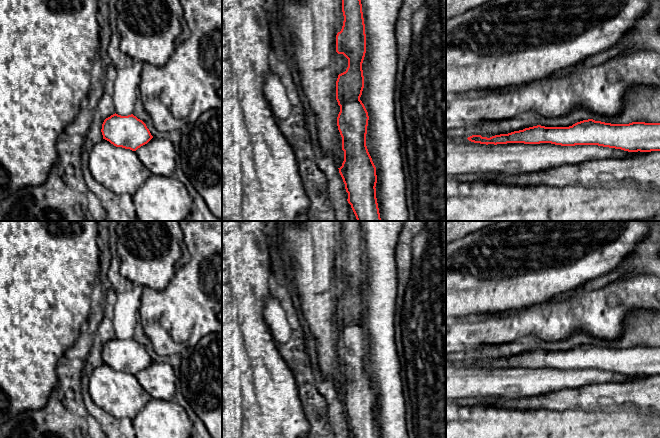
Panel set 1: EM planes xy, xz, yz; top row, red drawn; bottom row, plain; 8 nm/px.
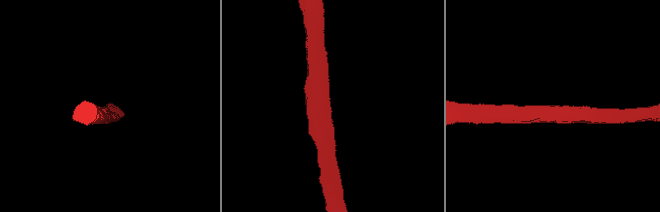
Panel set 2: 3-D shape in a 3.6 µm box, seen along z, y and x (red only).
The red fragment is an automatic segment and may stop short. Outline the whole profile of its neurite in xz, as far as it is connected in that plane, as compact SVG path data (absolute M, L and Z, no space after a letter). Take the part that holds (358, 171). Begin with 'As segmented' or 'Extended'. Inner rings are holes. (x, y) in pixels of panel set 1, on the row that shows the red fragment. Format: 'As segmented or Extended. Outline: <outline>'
As segmented. Outline: M342 0L344 16L343 26L336 35L336 52L348 59L345 72L338 75L336 81L336 100L340 106L337 117L337 126L342 137L344 161L339 173L348 193L348 203L356 216L357 221L381 221L376 198L376 167L366 146L368 126L368 112L360 100L364 88L362 63L366 53L366 34L361 0Z

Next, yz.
As segmented. Outline: M588 119L569 127L537 125L490 138L472 135L467 139L486 145L551 143L561 146L598 145L628 152L651 152L660 151L660 123L611 124Z

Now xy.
As segmented. Outline: M133 114L111 115L104 120L101 132L103 139L114 146L132 151L136 151L153 138L146 124Z

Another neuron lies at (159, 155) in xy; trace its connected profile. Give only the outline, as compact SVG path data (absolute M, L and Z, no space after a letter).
M152 138L135 152L152 174L160 176L174 175L178 152L170 140Z

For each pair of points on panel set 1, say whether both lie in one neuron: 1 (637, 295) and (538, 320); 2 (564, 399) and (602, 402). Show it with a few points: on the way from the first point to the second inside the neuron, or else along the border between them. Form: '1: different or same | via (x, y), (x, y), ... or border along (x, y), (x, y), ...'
1: same | via (612, 315), (569, 315), (563, 318)
2: same | via (573, 399), (593, 399)

